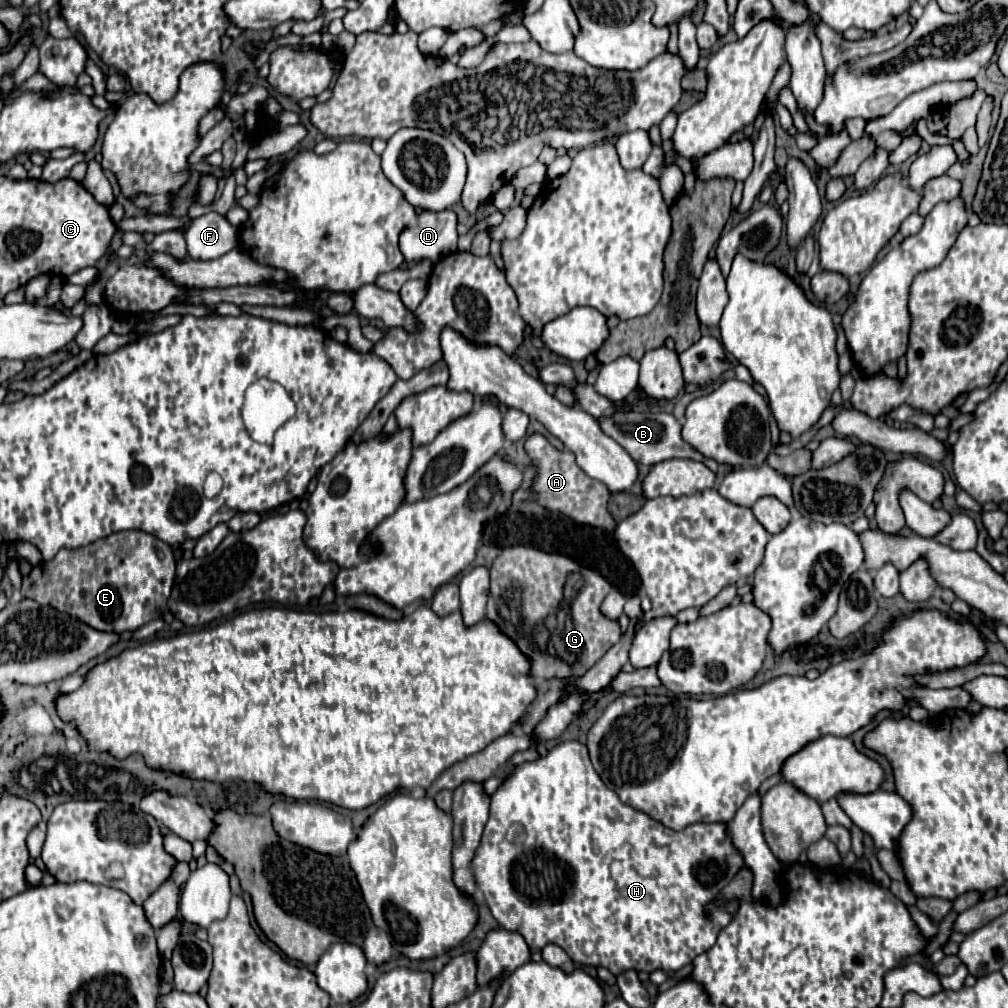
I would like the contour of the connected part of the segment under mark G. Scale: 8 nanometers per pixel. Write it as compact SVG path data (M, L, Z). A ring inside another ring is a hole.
M508 546L494 558L490 566L490 594L486 620L494 622L520 652L530 660L532 678L582 678L618 640L620 622L604 616L600 604L610 592L610 584L590 568L576 564L562 554L548 554L532 546Z

